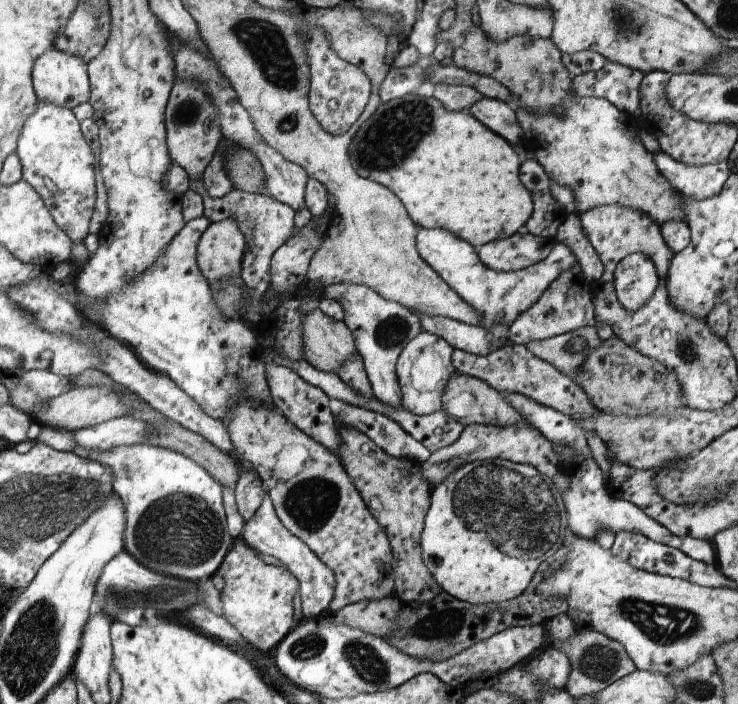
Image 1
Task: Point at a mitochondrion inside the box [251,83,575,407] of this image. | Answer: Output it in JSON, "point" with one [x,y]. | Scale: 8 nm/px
{"point":[404,126]}

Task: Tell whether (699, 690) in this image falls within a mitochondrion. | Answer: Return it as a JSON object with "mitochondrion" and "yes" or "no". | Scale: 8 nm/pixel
{"mitochondrion":"yes"}

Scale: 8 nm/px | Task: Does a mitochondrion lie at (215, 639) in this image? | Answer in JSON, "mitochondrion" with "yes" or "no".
{"mitochondrion":"no"}

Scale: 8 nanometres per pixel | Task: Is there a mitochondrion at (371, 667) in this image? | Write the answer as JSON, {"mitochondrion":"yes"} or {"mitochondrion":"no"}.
{"mitochondrion":"yes"}

